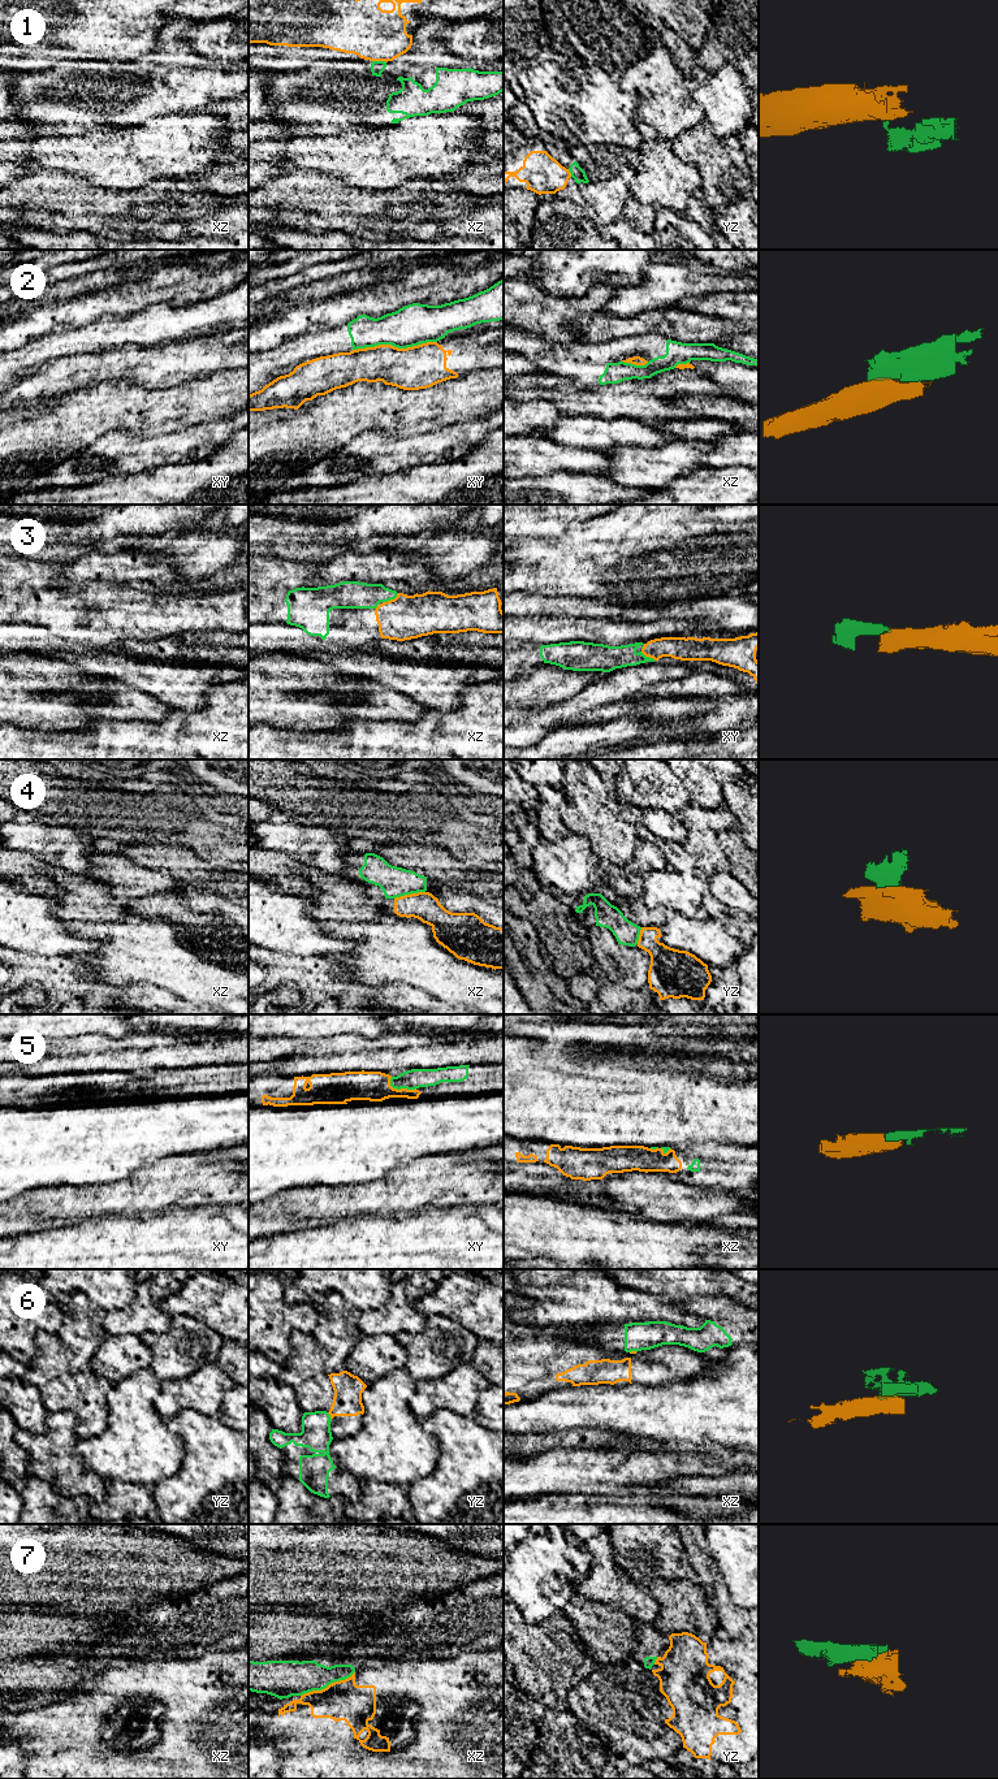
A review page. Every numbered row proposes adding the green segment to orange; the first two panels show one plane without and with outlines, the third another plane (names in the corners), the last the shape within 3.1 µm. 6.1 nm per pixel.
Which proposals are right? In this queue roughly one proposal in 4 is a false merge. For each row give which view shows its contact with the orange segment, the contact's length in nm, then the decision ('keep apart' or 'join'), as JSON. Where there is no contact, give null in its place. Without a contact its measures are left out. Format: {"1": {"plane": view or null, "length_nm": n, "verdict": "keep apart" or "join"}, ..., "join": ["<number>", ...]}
{"1": {"plane": "xz", "length_nm": 90, "verdict": "keep apart"}, "2": {"plane": "xy", "length_nm": 500, "verdict": "keep apart"}, "3": {"plane": "xz", "length_nm": 120, "verdict": "join"}, "4": {"plane": "xz", "length_nm": 200, "verdict": "keep apart"}, "5": {"plane": "xy", "length_nm": 180, "verdict": "join"}, "6": {"plane": "yz", "length_nm": 50, "verdict": "keep apart"}, "7": {"plane": "xz", "length_nm": 360, "verdict": "join"}, "join": ["3", "5", "7"]}

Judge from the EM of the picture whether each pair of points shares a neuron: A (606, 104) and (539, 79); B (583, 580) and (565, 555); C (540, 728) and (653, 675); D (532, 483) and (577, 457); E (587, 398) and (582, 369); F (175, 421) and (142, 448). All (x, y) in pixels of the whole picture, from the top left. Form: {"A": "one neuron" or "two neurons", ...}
{"A": "one neuron", "B": "one neuron", "C": "one neuron", "D": "two neurons", "E": "two neurons", "F": "two neurons"}

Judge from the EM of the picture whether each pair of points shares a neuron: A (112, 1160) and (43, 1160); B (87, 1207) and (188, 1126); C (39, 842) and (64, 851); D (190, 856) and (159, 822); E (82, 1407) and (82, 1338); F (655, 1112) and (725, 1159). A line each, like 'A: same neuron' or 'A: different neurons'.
A: same neuron
B: different neurons
C: same neuron
D: different neurons
E: different neurons
F: different neurons

